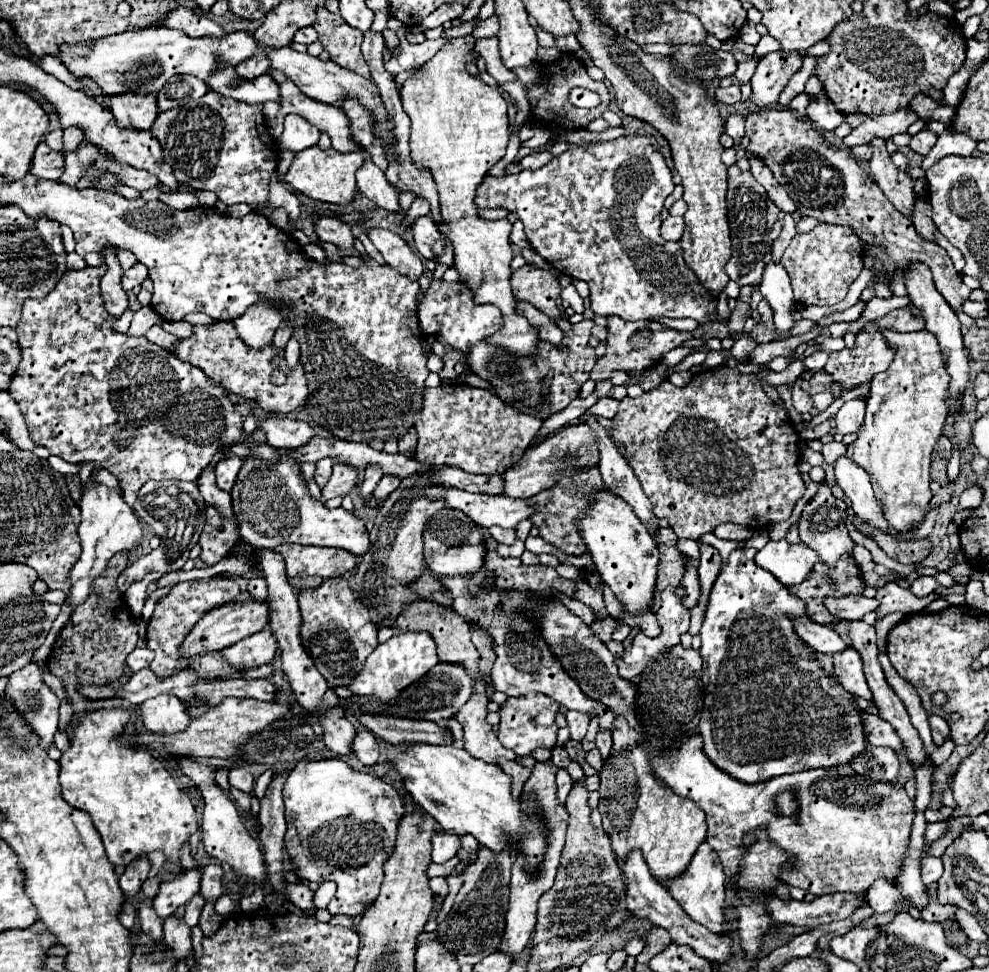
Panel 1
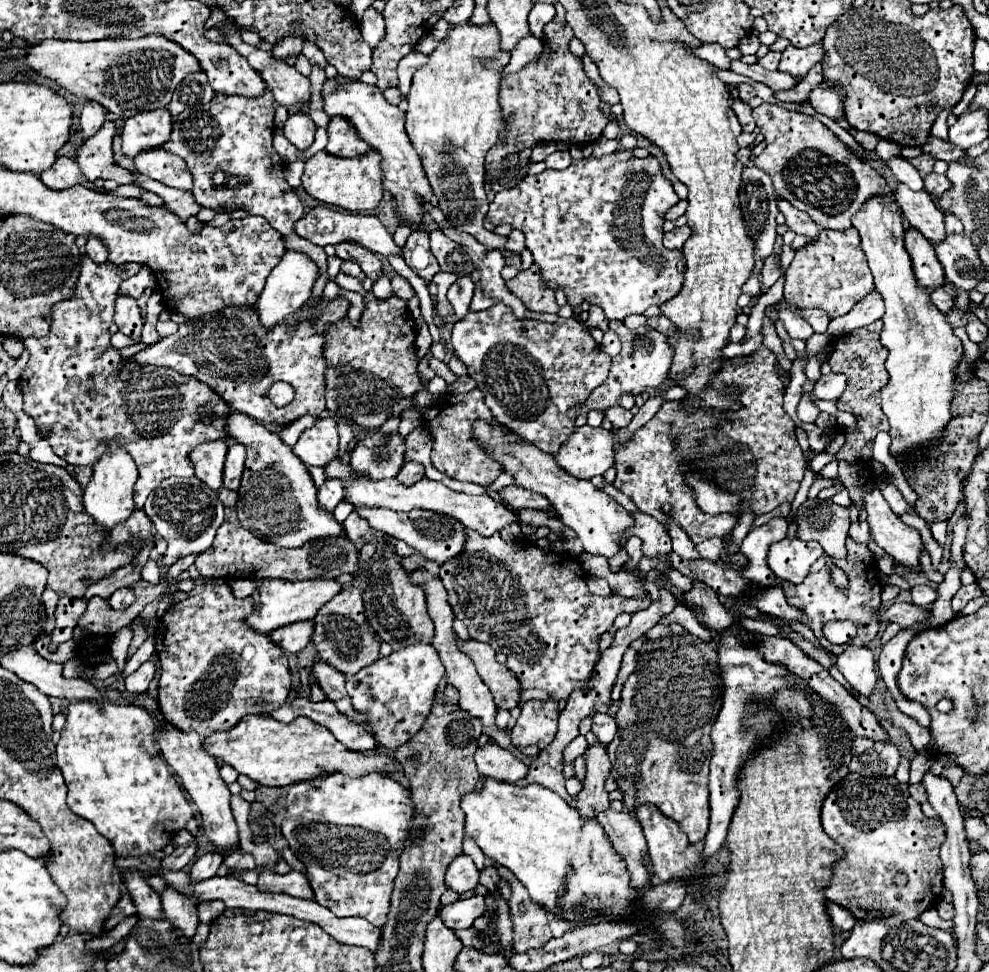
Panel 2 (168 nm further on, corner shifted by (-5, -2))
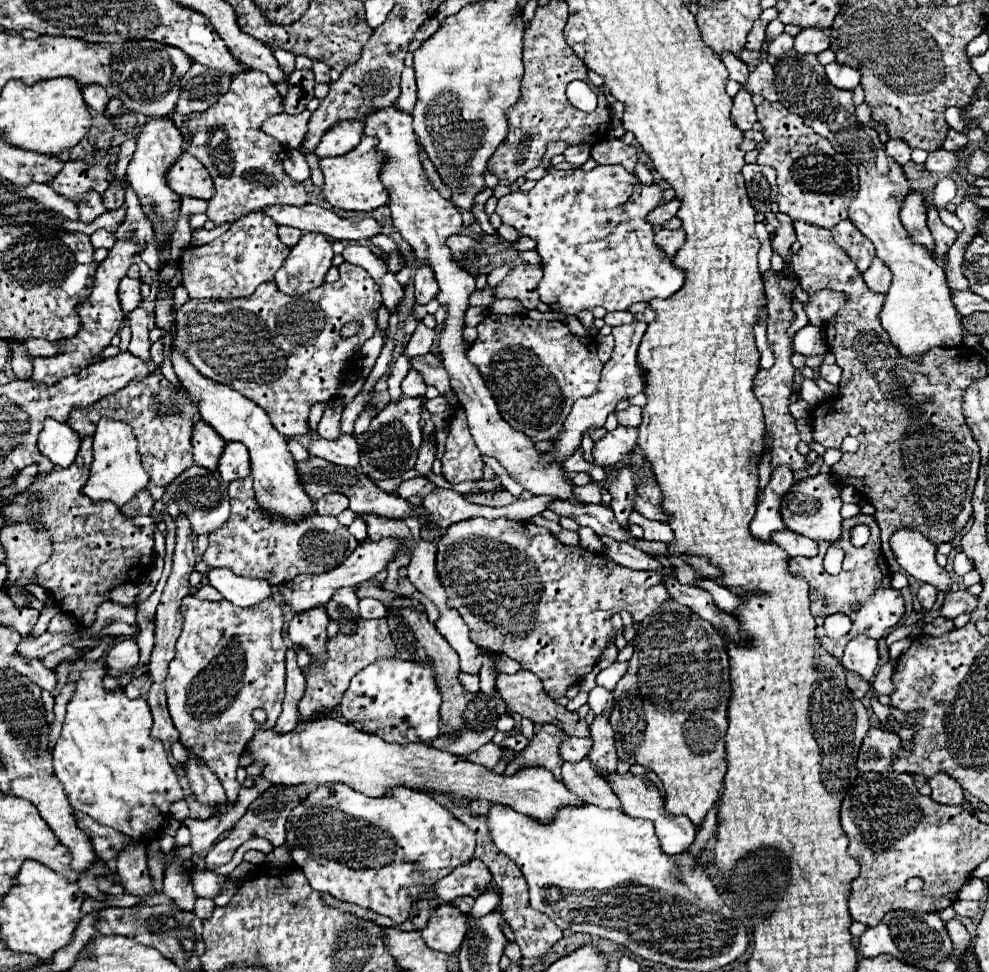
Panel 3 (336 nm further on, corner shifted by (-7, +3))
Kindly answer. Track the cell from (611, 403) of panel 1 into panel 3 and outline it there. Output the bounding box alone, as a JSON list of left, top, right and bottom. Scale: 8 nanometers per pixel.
[616,406,642,428]

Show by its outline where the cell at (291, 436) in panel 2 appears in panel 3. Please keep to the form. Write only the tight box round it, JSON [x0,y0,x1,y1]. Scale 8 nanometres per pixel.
[318,400,342,440]

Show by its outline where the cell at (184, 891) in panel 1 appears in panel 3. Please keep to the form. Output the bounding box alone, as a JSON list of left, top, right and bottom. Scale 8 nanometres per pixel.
[206,786,302,870]

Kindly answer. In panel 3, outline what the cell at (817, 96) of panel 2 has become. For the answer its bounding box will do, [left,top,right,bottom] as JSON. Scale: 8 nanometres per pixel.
[826,62,860,90]

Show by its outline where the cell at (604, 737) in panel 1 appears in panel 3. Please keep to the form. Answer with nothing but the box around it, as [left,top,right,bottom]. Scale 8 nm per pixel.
[588,686,612,716]

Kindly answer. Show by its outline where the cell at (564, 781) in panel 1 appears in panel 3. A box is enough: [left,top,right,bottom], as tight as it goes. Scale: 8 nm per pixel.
[560,738,592,760]

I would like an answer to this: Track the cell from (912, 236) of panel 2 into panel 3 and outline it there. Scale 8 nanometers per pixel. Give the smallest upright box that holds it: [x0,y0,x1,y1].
[900,190,934,252]

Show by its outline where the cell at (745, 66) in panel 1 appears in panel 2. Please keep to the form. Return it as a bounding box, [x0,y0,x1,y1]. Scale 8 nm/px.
[758,51,780,71]

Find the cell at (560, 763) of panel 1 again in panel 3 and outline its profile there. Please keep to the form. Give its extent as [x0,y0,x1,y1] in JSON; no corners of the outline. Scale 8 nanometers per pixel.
[562,760,620,808]

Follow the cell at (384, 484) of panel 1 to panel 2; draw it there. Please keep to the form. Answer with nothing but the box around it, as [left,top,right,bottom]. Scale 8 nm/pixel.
[398,463,424,485]

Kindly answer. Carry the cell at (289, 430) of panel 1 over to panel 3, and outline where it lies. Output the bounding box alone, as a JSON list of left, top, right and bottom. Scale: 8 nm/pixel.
[310,434,360,468]

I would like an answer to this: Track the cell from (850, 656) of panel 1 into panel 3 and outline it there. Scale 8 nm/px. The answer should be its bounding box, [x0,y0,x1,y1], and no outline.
[842,634,878,680]

